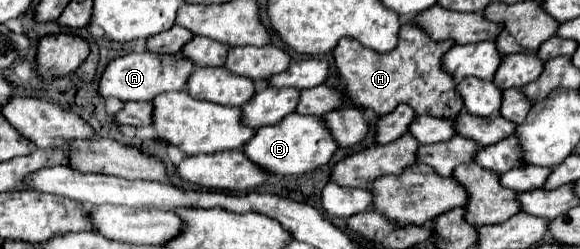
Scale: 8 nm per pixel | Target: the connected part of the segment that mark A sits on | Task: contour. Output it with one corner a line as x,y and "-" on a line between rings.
151,51
129,53
109,61
101,79
99,79
99,95
121,101
151,101
159,93
181,91
185,87
185,79
191,75
193,65
183,55
157,55

